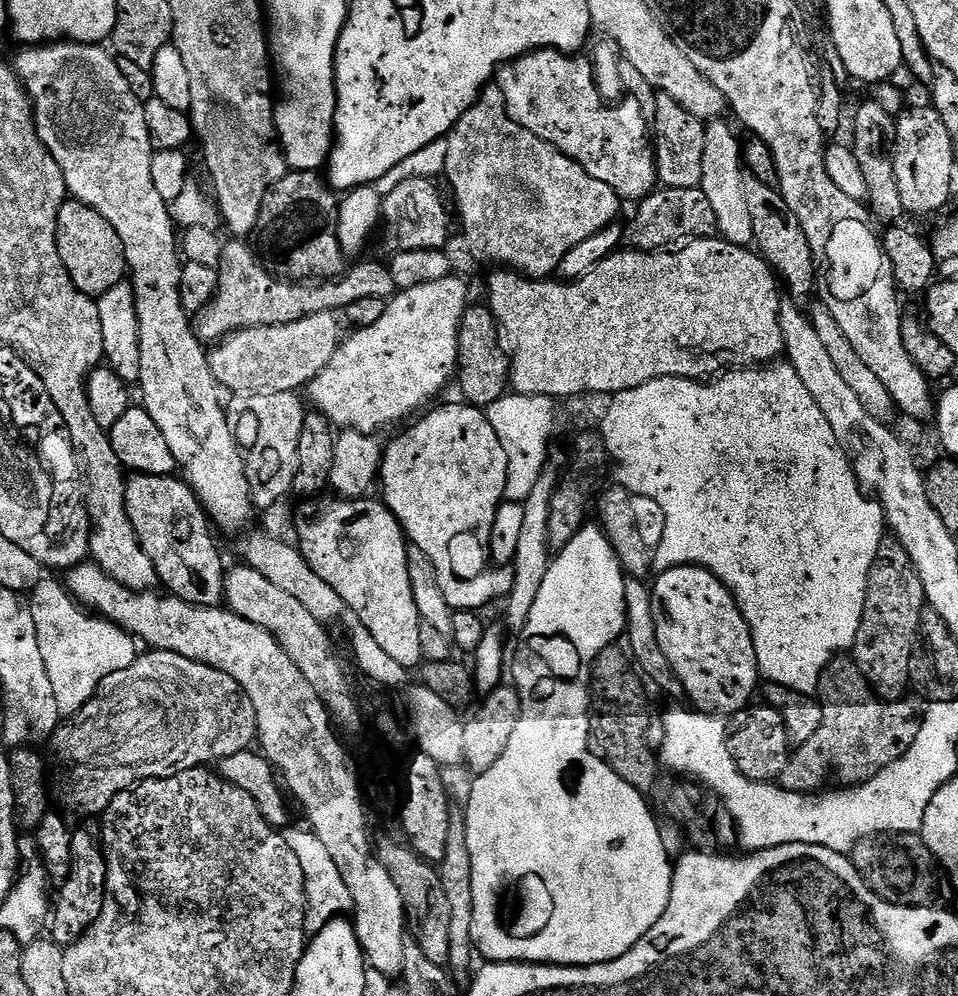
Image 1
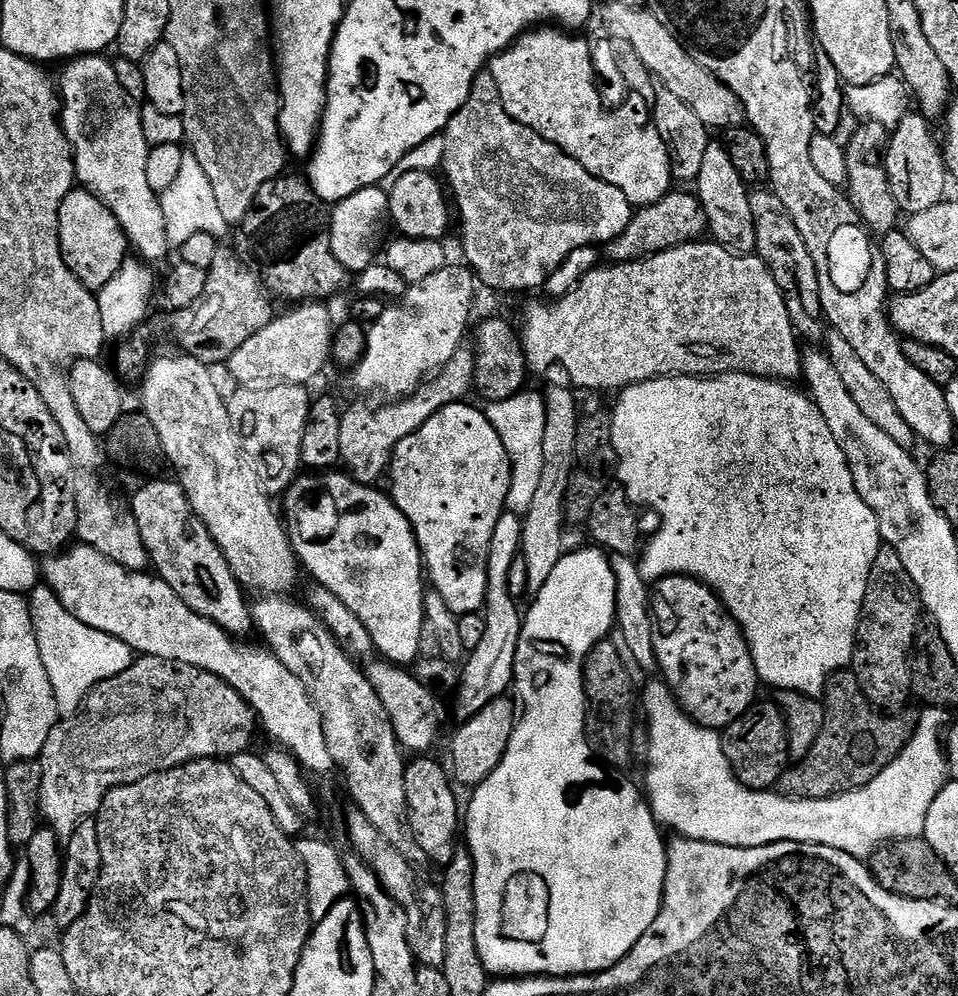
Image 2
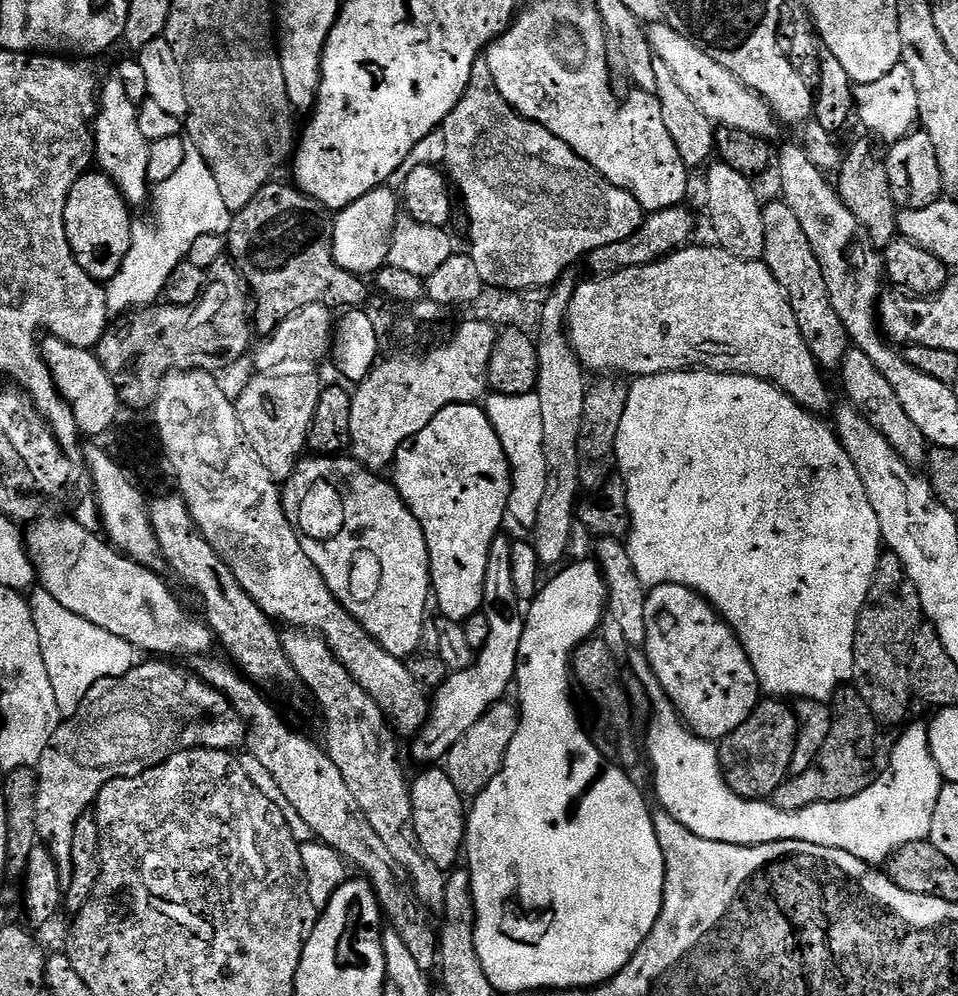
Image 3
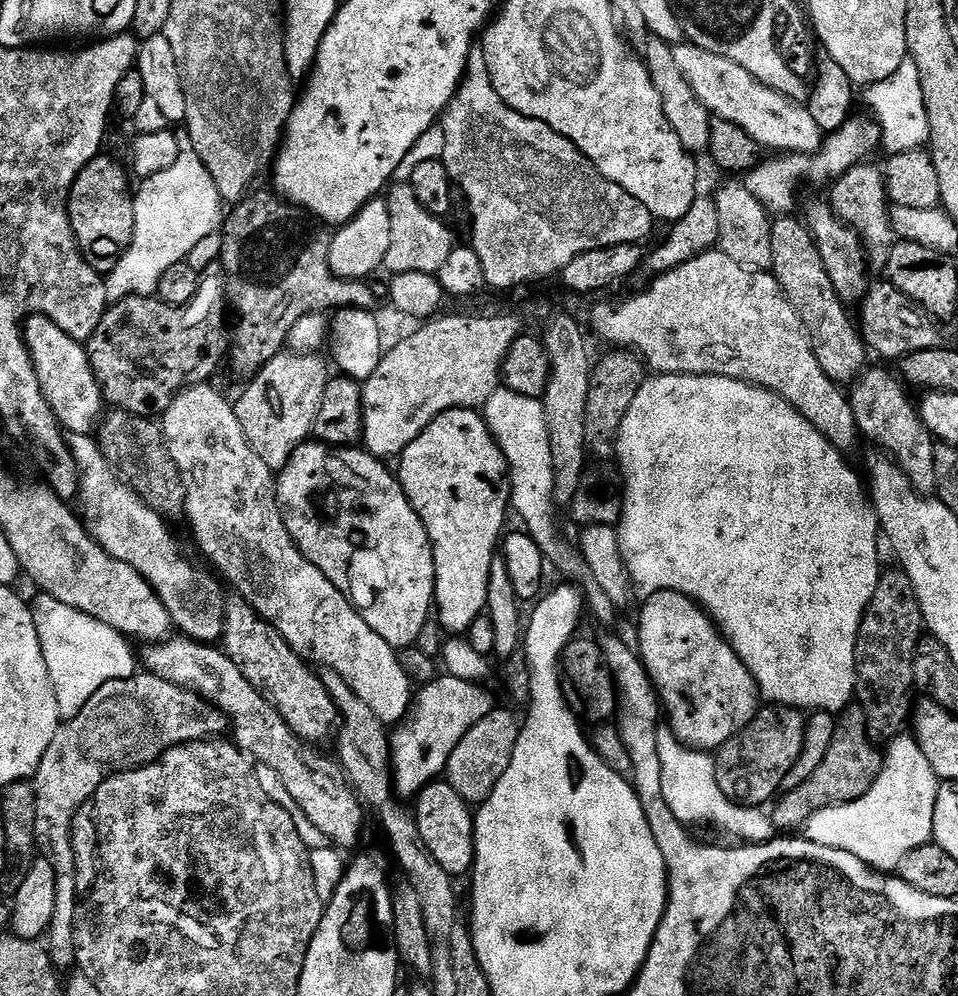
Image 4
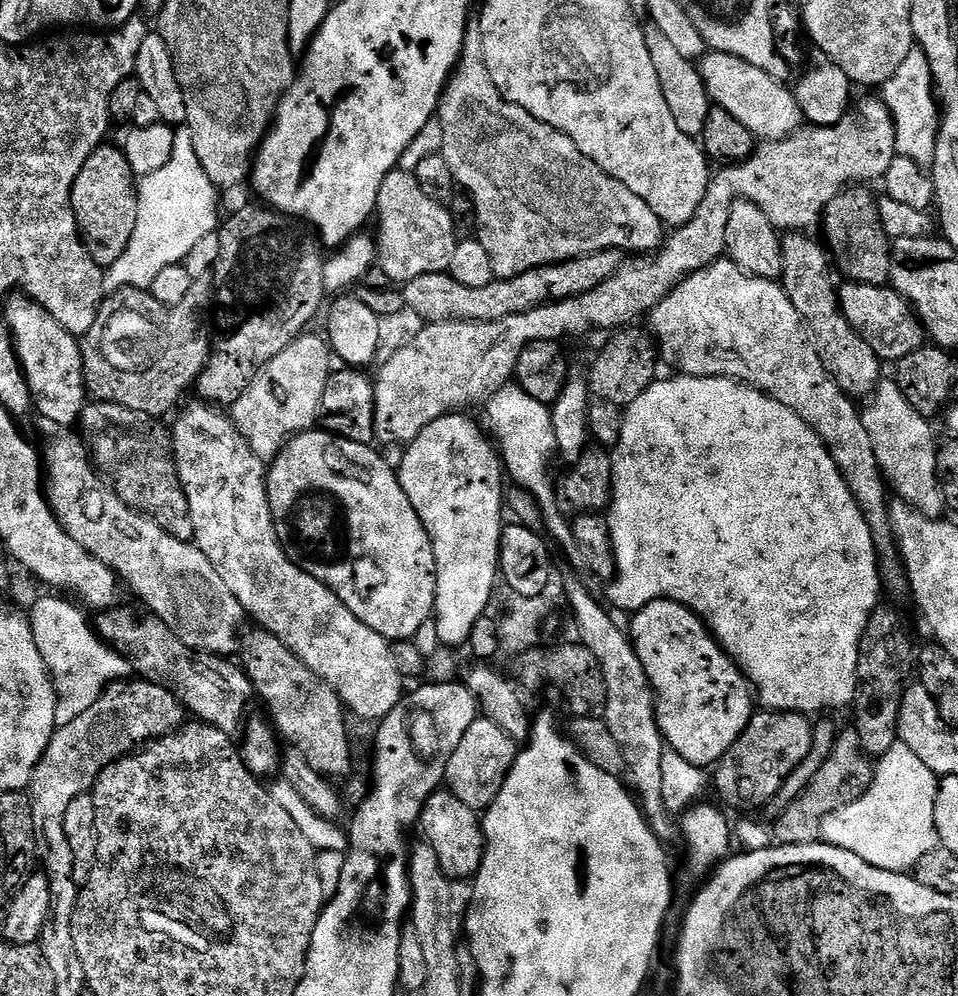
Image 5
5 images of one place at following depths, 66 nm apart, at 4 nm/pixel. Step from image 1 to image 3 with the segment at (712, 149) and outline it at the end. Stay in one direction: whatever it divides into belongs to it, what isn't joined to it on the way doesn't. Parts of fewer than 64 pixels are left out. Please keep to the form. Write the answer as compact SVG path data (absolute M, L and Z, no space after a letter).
M719 162L707 165L708 181L704 188L708 191L708 216L712 219L712 232L716 235L715 243L743 260L764 259L766 230L762 230L762 200L756 197L752 189L753 181L747 176L730 170L730 166Z

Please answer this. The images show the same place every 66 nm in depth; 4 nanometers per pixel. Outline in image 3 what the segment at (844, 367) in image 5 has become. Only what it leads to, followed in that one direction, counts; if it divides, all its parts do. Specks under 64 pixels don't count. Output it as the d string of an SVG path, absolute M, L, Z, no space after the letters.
M776 198L763 205L762 230L766 230L766 246L763 263L774 274L774 278L788 295L790 306L794 310L794 318L798 318L798 330L821 369L839 369L844 356L848 353L850 341L846 334L846 326L842 326L842 318L834 311L830 302L830 294L826 290L826 278L822 278L822 266L818 266L818 258L814 258L814 250L810 246L806 233L802 230L794 210L785 204L783 199Z

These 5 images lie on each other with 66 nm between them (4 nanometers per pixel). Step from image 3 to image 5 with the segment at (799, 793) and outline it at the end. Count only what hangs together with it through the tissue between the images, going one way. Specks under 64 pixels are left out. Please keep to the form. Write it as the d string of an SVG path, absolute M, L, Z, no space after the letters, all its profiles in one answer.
M848 726L845 732L843 729L837 735L834 750L830 750L830 758L826 758L826 762L822 762L822 770L818 770L818 774L810 778L810 786L806 786L806 790L802 790L802 794L794 798L794 802L790 802L790 806L786 806L786 810L775 817L775 843L790 846L817 843L820 840L822 822L830 818L834 810L842 810L858 802L858 798L862 798L862 794L866 794L866 790L872 785L873 775L873 761L862 750L855 727Z

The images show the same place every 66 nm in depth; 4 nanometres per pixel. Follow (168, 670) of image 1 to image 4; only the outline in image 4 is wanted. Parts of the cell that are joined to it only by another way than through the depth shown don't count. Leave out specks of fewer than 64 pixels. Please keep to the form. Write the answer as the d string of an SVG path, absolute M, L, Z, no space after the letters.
M147 670L137 671L135 676L130 678L122 678L114 682L106 682L106 686L102 686L102 690L98 690L98 694L94 694L94 698L90 698L90 702L86 702L86 706L82 706L82 710L78 710L78 714L72 720L63 721L58 730L58 734L54 734L54 742L50 742L46 754L42 754L42 762L38 766L34 777L36 785L36 805L38 806L38 818L34 818L34 834L36 835L36 847L39 855L50 862L50 866L54 866L54 874L58 878L58 899L54 902L54 918L48 927L48 935L46 937L46 947L48 955L52 958L52 963L57 969L71 969L76 964L76 943L74 942L74 930L76 929L76 913L78 911L78 893L76 891L76 867L74 866L74 846L70 842L70 826L74 814L78 814L78 810L84 804L89 803L95 797L98 786L102 786L102 782L107 776L111 776L114 772L129 772L135 768L141 768L142 765L157 760L163 752L169 752L171 748L177 748L179 744L189 744L195 740L210 740L220 738L229 731L230 725L228 717L223 716L213 704L207 704L206 701L198 695L197 692L186 690L182 686L174 686L174 682L166 682L166 678L158 678L153 672Z

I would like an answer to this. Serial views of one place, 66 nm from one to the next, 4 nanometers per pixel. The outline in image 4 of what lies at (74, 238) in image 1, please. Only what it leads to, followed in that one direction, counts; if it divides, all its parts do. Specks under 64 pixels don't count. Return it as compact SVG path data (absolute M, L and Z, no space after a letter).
M107 154L96 156L88 165L76 175L72 183L72 189L68 191L68 217L72 223L72 229L76 235L76 241L80 247L80 253L94 266L94 270L101 274L107 274L118 266L122 254L130 246L134 234L134 196L128 192L129 173L116 160L111 160Z

